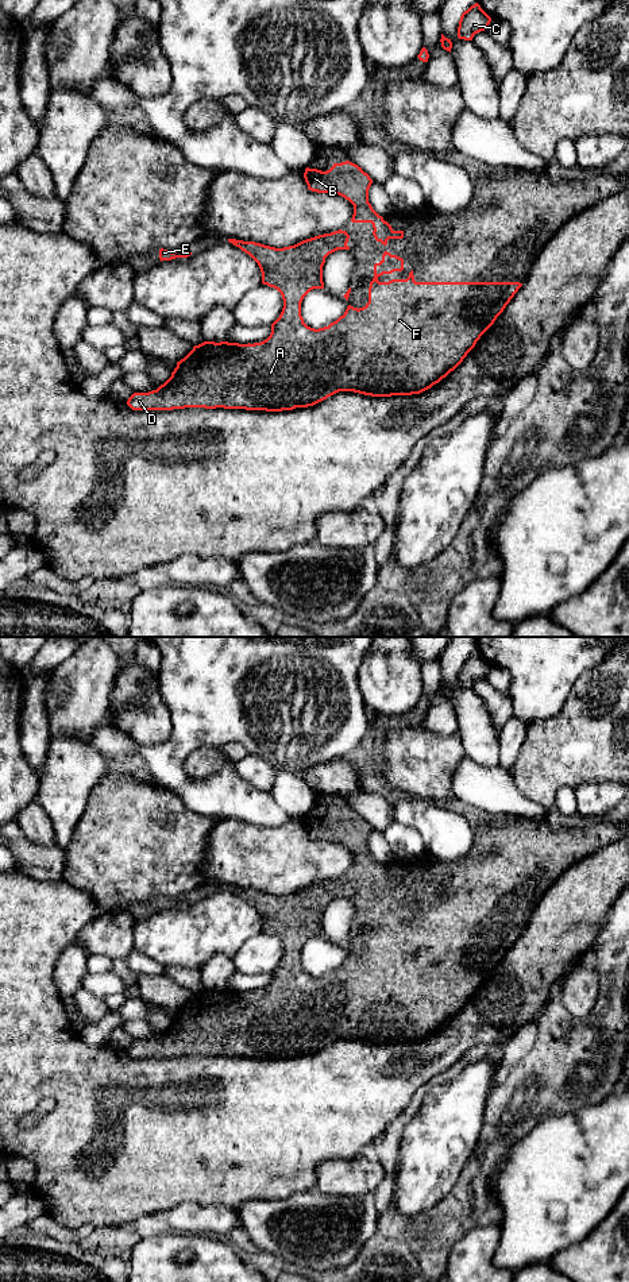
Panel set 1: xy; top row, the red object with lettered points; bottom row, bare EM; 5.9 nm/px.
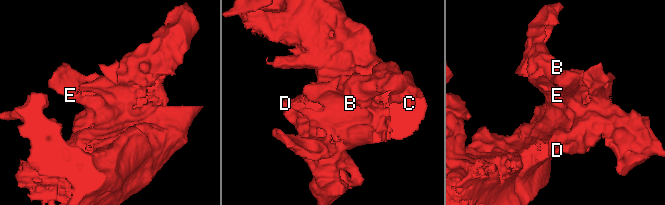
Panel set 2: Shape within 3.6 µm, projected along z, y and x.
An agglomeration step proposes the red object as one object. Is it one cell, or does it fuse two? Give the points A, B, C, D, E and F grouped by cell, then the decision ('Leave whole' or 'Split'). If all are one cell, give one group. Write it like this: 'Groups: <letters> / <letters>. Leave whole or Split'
Groups: A B C D E F. Leave whole

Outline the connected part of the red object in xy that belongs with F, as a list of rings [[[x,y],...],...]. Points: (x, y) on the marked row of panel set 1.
[[[341,229],[283,248],[228,239],[258,263],[262,283],[277,289],[282,296],[283,308],[279,317],[271,324],[270,336],[254,344],[204,341],[194,345],[184,359],[177,362],[171,377],[163,385],[148,393],[134,393],[127,405],[132,410],[224,408],[282,412],[313,406],[339,391],[354,391],[371,397],[420,394],[439,383],[463,362],[522,286],[520,282],[416,282],[413,270],[406,279],[379,282],[381,275],[404,270],[404,259],[385,251],[382,260],[374,264],[368,302],[359,309],[348,305],[344,314],[328,327],[310,328],[301,316],[301,302],[310,290],[324,289],[325,258],[337,250],[350,250],[348,239],[350,235]]]

